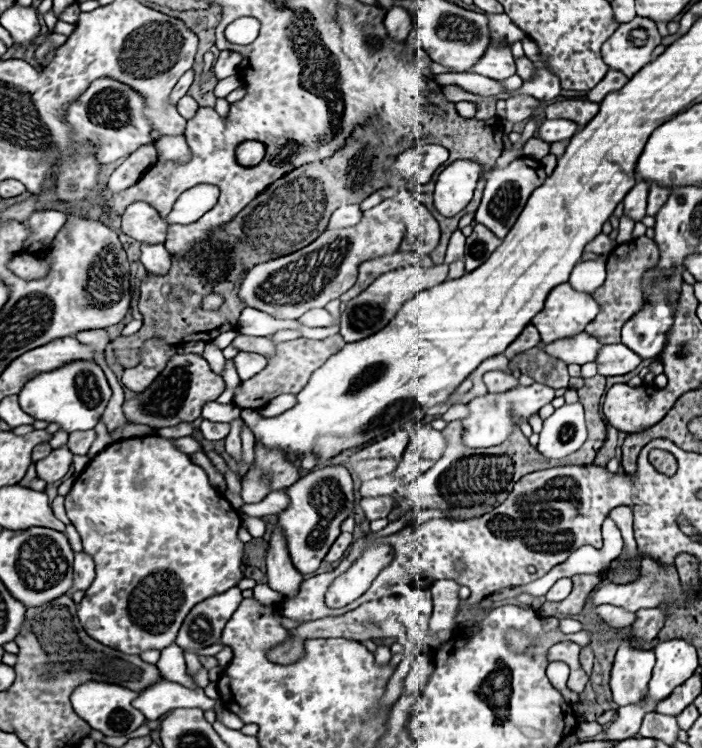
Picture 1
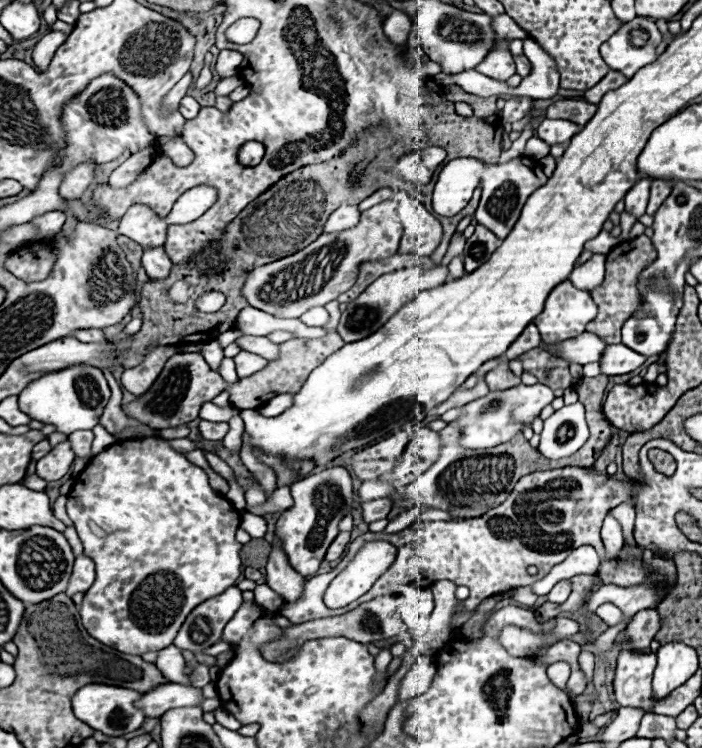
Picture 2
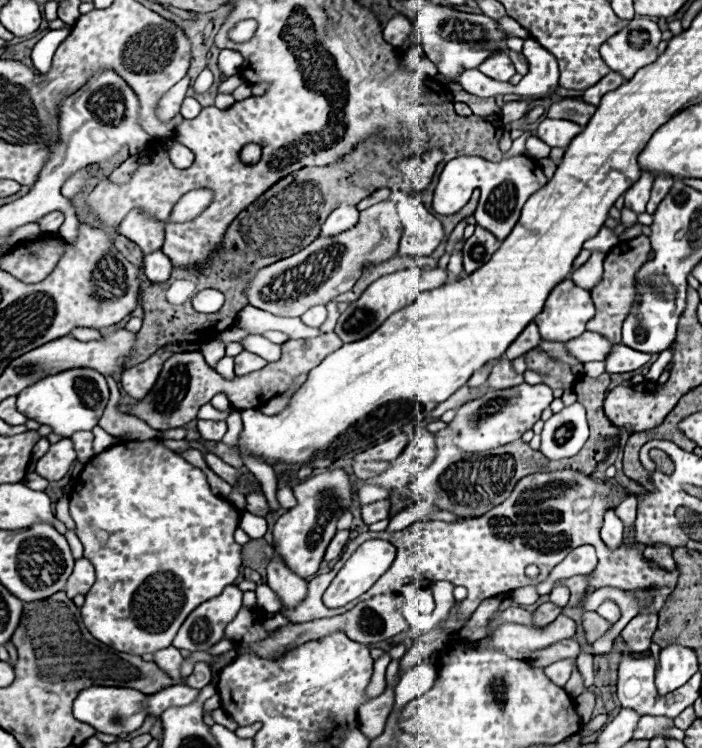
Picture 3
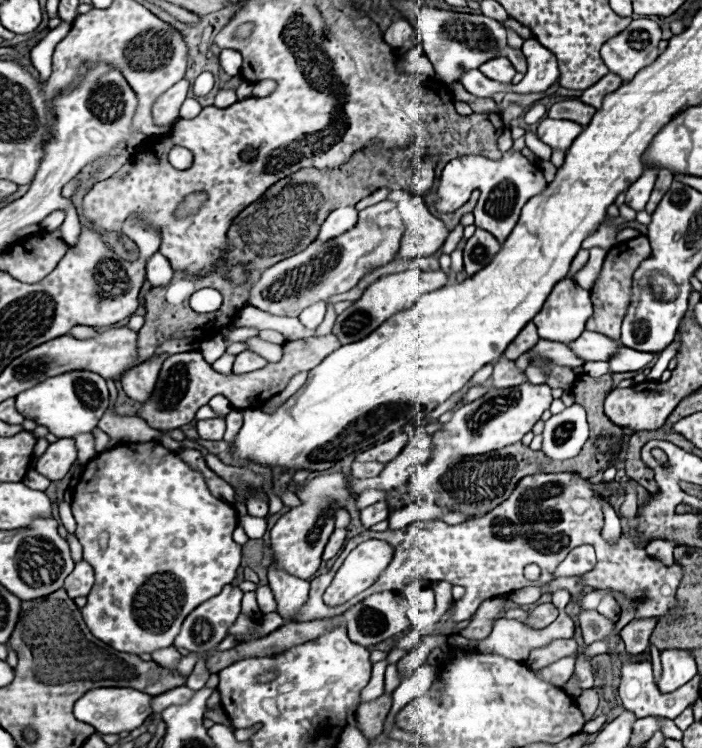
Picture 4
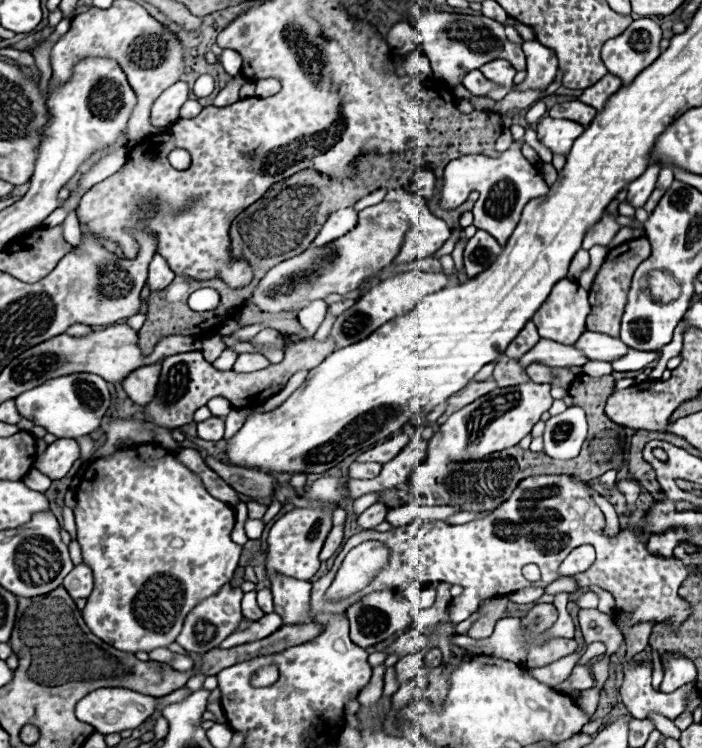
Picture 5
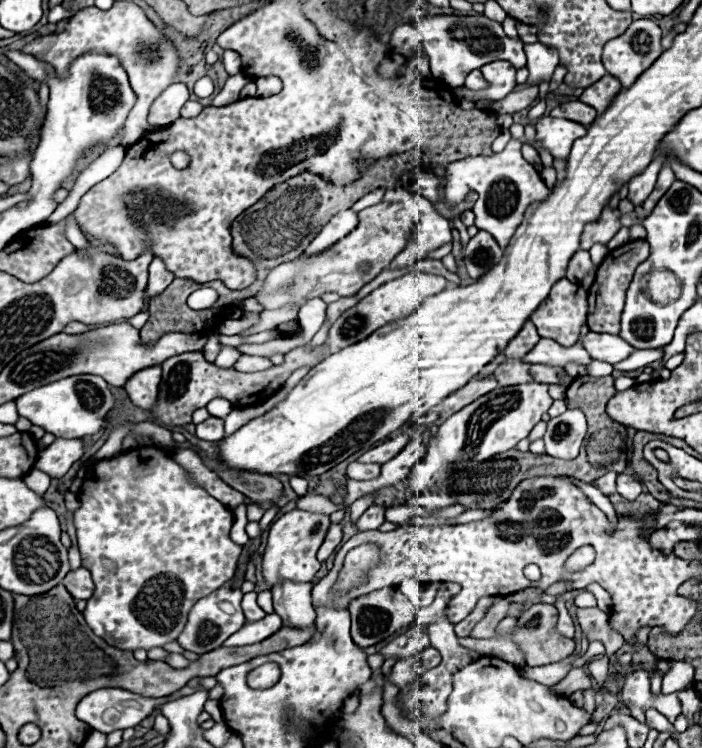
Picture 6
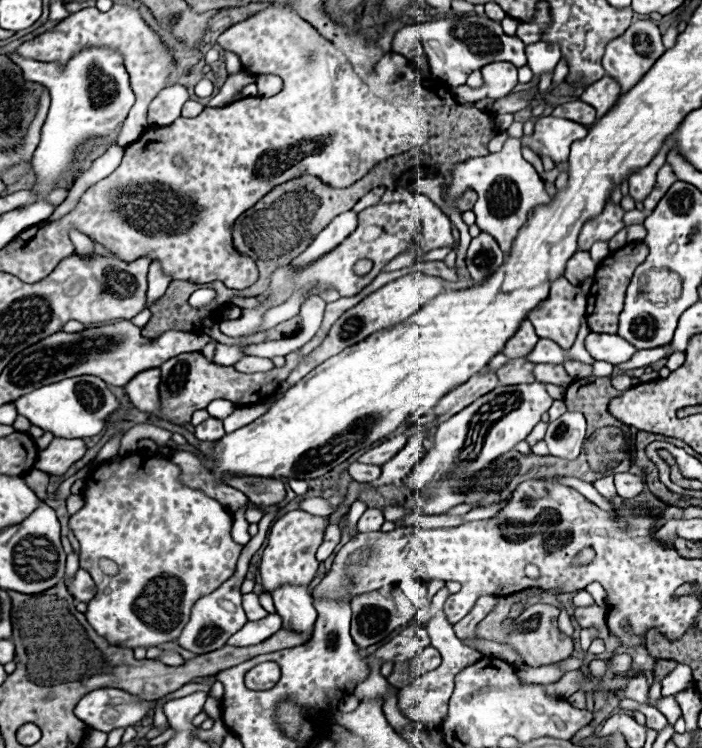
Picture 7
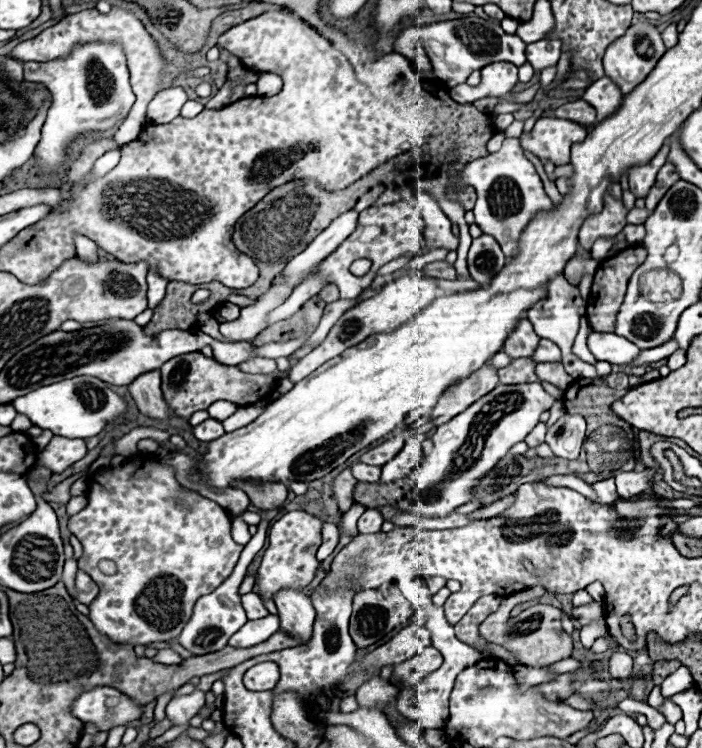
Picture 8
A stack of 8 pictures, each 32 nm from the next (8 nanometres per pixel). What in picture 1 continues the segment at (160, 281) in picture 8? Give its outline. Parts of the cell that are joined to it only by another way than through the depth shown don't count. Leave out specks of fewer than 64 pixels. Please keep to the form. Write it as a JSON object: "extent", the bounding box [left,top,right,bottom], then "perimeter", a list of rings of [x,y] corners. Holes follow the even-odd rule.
{"extent":[140,244,170,276],"perimeter":[[[142,244],[142,256],[140,256],[140,262],[144,264],[144,268],[152,274],[152,276],[158,276],[158,274],[168,274],[170,270],[170,254],[166,252],[164,244]]]}

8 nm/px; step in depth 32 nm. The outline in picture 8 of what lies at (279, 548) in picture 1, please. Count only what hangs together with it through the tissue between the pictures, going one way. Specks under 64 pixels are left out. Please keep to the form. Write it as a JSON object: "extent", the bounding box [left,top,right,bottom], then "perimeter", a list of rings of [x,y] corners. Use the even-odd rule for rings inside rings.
{"extent":[274,590,316,644],"perimeter":[[[282,590],[274,596],[274,602],[280,616],[280,630],[298,636],[300,644],[308,644],[312,640],[316,610],[304,590]]]}

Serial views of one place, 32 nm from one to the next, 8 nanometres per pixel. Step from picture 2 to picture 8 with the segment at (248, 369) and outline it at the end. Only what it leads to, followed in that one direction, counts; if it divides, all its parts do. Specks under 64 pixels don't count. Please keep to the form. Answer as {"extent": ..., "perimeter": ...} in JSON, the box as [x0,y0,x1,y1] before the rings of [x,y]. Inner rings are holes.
{"extent":[238,358,276,374],"perimeter":[[[254,358],[254,360],[238,364],[238,368],[244,372],[250,372],[250,374],[274,374],[276,372],[276,360]]]}

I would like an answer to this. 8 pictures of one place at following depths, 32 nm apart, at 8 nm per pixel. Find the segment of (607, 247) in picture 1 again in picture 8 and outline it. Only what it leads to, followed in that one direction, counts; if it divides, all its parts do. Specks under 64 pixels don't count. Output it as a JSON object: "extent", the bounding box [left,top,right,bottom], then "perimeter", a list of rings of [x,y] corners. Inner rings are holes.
{"extent":[580,194,630,250],"perimeter":[[[612,194],[604,196],[604,208],[602,212],[588,216],[580,228],[580,244],[590,250],[594,240],[598,238],[612,238],[622,232],[626,226],[626,214],[630,210],[622,204],[622,200],[616,200]]]}

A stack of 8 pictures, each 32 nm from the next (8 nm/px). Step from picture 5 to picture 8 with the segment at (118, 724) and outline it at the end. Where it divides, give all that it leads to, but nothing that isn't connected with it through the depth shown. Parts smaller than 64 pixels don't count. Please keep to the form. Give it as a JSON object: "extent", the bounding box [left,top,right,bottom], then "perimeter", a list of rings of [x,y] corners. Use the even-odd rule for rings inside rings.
{"extent":[72,686,144,732],"perimeter":[[[96,686],[84,690],[72,702],[72,714],[82,722],[92,722],[100,730],[108,732],[114,726],[126,726],[132,720],[138,720],[144,712],[144,706],[136,704],[122,692],[110,686]]]}

